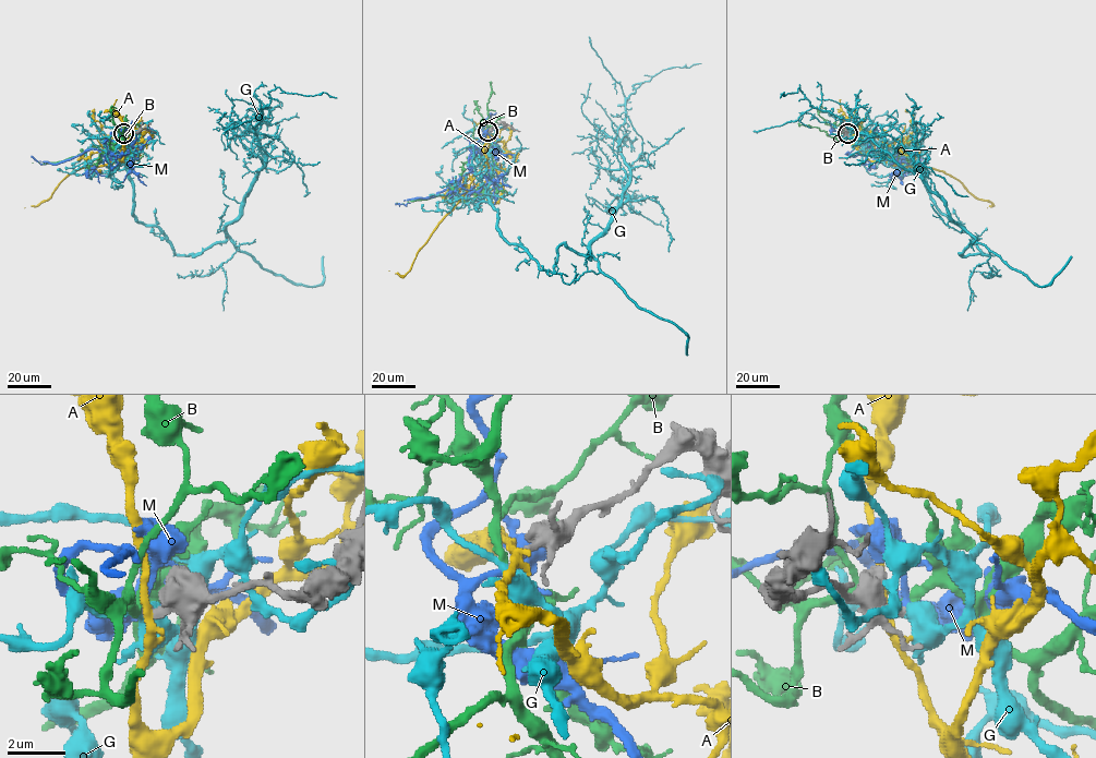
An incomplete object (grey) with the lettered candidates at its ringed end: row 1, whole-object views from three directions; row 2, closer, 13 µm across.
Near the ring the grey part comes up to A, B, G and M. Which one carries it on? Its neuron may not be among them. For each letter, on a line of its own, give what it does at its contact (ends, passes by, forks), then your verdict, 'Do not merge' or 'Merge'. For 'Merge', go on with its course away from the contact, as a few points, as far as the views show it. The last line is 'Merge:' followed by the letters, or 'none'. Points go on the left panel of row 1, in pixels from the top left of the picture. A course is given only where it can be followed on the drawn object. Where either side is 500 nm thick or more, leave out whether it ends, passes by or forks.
A: It forks there. Do not merge
B: It passes by. Do not merge
G: It passes by. Do not merge
M: It passes by. Merge. Its course: (124, 133), (135, 139), (117, 157), (92, 149), (56, 164), (31, 156)
Merge: M

